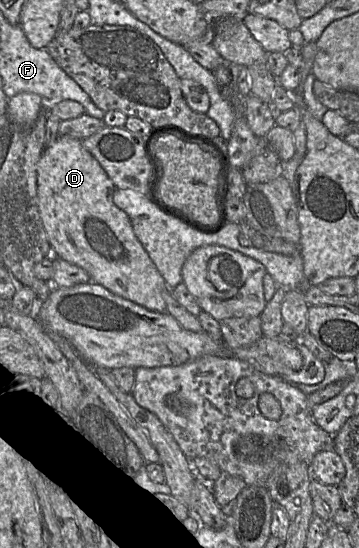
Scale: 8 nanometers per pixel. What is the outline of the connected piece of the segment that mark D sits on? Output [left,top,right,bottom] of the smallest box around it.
[37,136,167,313]

